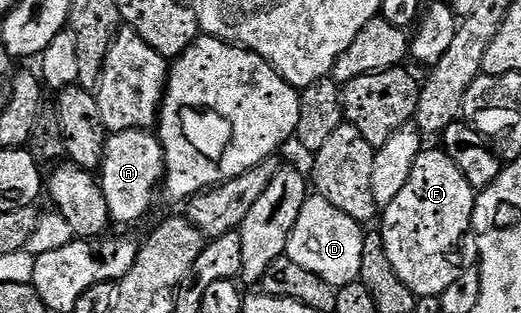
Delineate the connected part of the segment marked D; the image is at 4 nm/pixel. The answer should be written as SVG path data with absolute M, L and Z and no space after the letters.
M312 194L302 206L298 222L294 222L286 254L298 262L298 266L310 270L310 274L318 274L318 278L330 282L332 288L341 288L360 278L364 234L365 229L354 218L350 218L350 214L342 214L338 206L330 206L324 196Z

